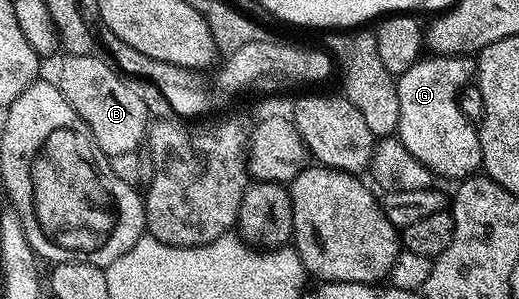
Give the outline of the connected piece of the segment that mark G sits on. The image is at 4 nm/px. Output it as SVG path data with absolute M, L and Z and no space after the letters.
M440 56L422 57L407 72L396 75L397 95L399 96L399 124L396 137L402 144L428 168L435 176L441 174L445 178L457 178L464 180L476 175L482 169L481 165L481 141L477 135L478 127L469 123L467 115L461 111L461 106L456 102L457 89L460 86L470 85L475 74L475 62L472 57L458 56L455 58L442 58Z

